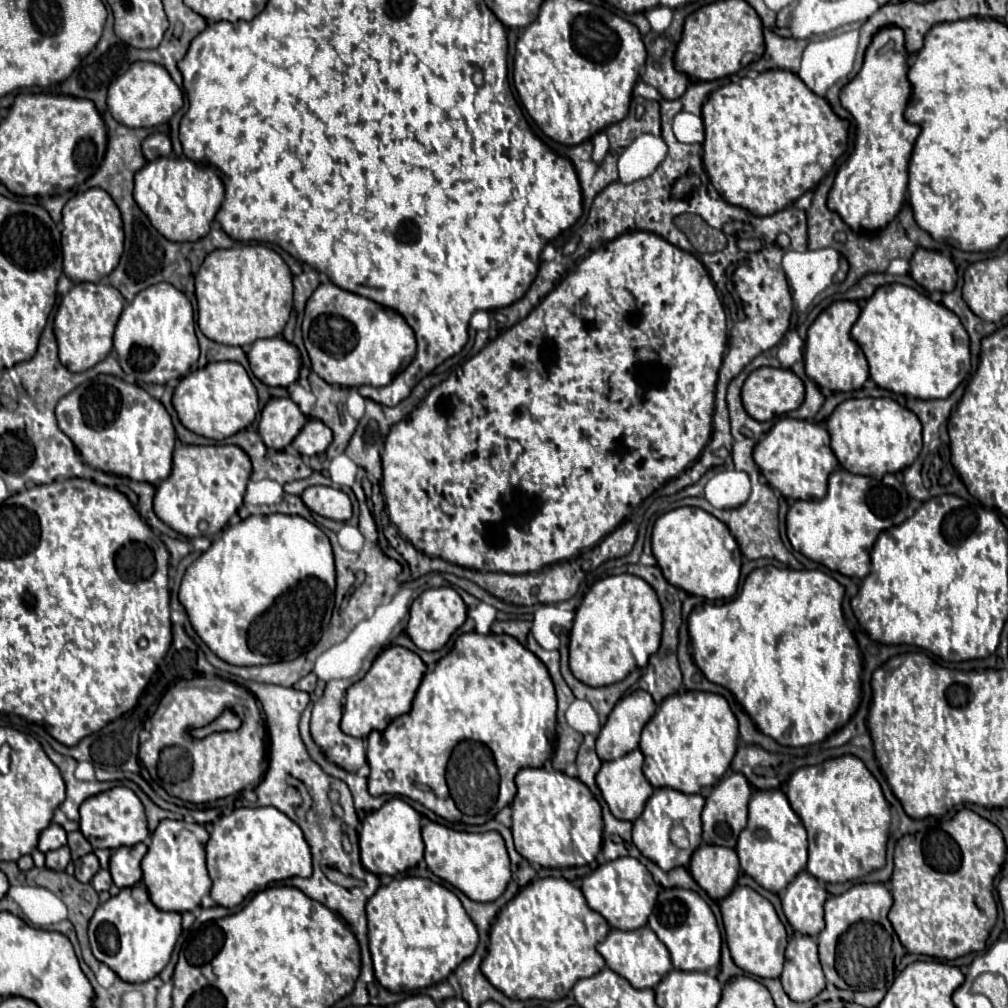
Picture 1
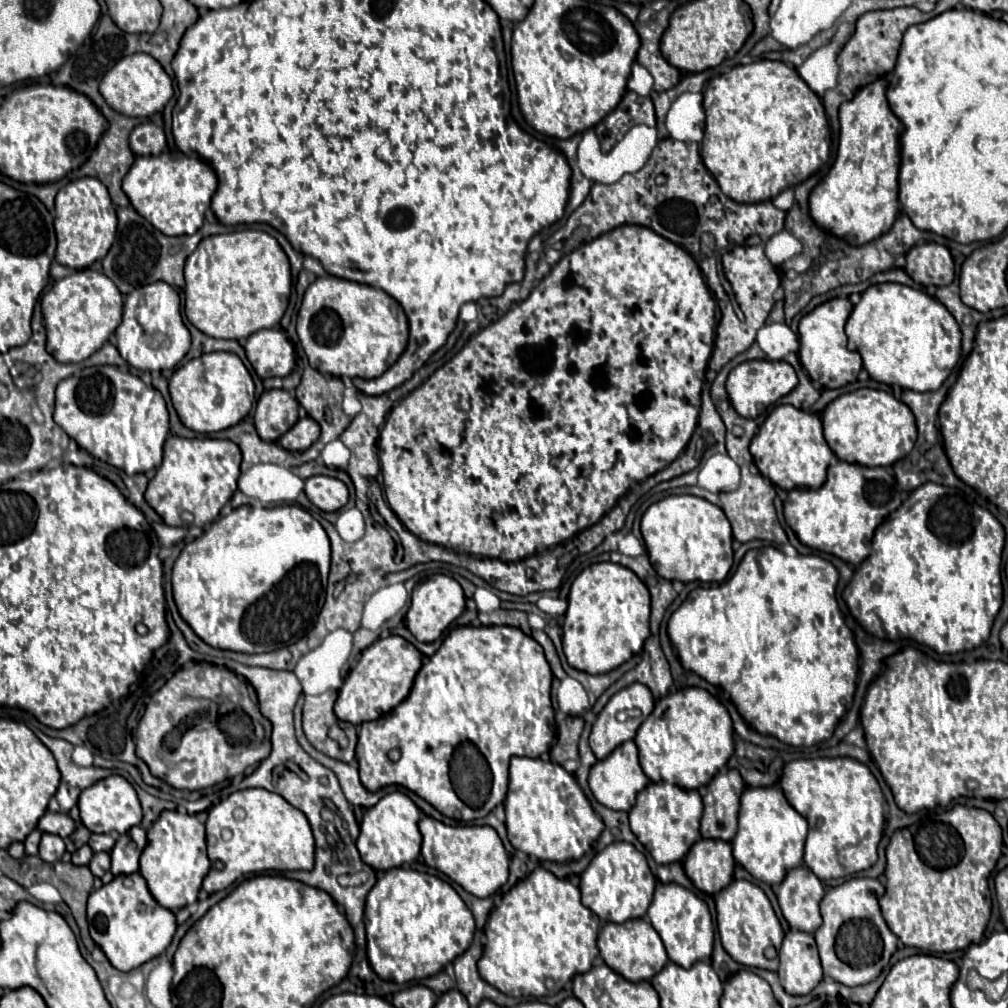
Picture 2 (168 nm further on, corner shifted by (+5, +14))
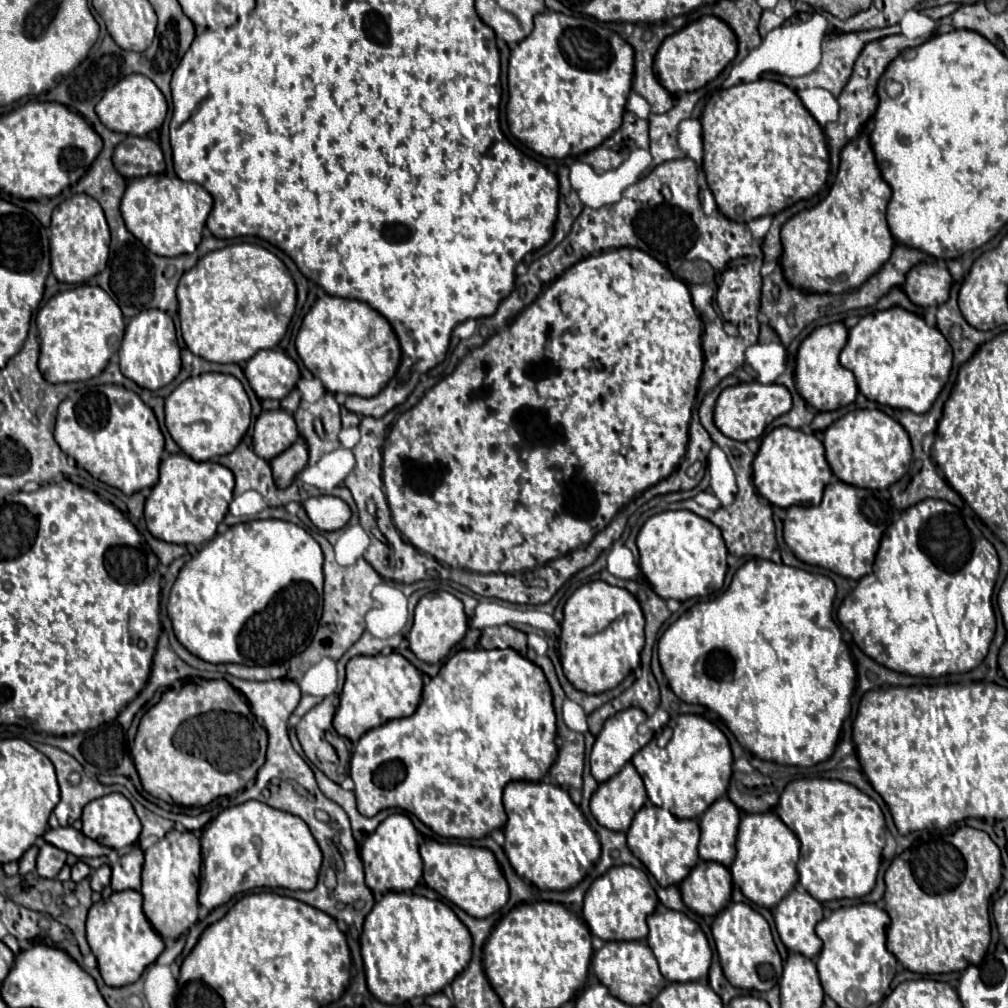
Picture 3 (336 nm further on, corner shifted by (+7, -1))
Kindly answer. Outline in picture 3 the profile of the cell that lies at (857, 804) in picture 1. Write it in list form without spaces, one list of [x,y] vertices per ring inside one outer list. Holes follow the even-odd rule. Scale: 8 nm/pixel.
[[[800,779],[786,785],[780,795],[776,815],[800,839],[800,861],[796,865],[800,885],[820,903],[834,899],[858,899],[876,885],[876,875],[884,849],[884,815],[874,799],[850,783],[834,779]]]

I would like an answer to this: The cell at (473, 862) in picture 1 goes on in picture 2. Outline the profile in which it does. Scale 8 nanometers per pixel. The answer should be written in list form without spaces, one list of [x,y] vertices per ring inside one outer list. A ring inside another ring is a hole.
[[[422,816],[420,820],[422,832],[422,856],[424,862],[440,872],[444,872],[450,880],[460,884],[466,892],[488,898],[508,880],[508,864],[510,858],[504,850],[500,836],[490,826],[448,826],[430,816]]]

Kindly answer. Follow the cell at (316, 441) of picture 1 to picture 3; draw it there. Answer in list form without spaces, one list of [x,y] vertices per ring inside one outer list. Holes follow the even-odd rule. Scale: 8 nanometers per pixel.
[[[296,441],[284,453],[274,457],[270,461],[270,467],[272,467],[276,487],[286,489],[296,479],[296,475],[306,467],[306,461],[308,461],[308,449],[304,441]]]

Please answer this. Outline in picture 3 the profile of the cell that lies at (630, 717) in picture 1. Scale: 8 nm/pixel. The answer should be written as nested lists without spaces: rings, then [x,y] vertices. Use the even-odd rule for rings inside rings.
[[[630,707],[630,709],[624,709],[620,713],[616,713],[614,717],[610,717],[606,723],[604,723],[604,729],[600,731],[600,735],[596,735],[596,743],[592,747],[592,755],[590,755],[590,765],[592,765],[592,775],[598,783],[604,783],[608,781],[610,777],[614,777],[652,737],[654,733],[638,733],[638,727],[642,723],[646,723],[646,715],[642,709],[636,709],[636,707]]]

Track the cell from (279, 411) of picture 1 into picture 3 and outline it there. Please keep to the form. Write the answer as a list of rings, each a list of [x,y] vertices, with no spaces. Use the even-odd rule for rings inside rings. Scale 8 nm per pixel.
[[[284,409],[264,411],[254,425],[254,451],[262,459],[270,461],[282,451],[286,451],[292,443],[298,441],[298,429],[294,417]]]

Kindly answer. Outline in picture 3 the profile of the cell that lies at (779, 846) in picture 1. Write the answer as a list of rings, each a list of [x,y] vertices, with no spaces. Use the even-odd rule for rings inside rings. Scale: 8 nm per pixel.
[[[772,811],[744,815],[737,835],[736,859],[730,867],[734,886],[739,887],[756,905],[768,909],[776,907],[778,901],[798,883],[798,849],[800,841],[796,839],[796,835],[788,827],[784,827],[782,819]]]

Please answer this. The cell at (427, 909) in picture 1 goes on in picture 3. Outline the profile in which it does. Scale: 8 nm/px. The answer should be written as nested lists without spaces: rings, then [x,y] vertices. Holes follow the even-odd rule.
[[[386,893],[366,915],[360,945],[368,989],[380,1003],[386,1005],[402,1005],[416,997],[442,991],[468,967],[472,955],[472,937],[454,911],[442,901],[430,901],[412,893]]]

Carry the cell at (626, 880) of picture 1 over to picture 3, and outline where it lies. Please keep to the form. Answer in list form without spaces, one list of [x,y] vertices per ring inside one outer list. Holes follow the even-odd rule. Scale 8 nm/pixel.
[[[632,865],[612,867],[606,875],[598,877],[584,897],[582,915],[592,931],[592,935],[602,941],[644,941],[648,937],[646,917],[654,913],[658,897],[648,881],[648,875],[642,869]]]

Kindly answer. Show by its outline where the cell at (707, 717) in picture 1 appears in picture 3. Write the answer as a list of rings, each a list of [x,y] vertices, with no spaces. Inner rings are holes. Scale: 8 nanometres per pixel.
[[[680,715],[676,719],[670,719],[668,725],[674,731],[670,743],[662,749],[656,745],[656,741],[650,741],[646,747],[642,747],[634,755],[632,765],[640,773],[644,785],[646,785],[646,793],[654,805],[668,809],[678,819],[698,819],[716,799],[726,795],[726,789],[728,789],[728,783],[732,777],[732,751],[730,751],[726,735],[714,723],[706,721],[704,717]]]

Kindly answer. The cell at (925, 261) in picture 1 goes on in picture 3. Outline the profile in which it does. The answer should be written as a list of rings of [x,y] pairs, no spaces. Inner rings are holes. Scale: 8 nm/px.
[[[920,263],[920,267],[912,267],[908,279],[904,283],[904,293],[918,307],[942,305],[950,297],[952,277],[946,267]]]

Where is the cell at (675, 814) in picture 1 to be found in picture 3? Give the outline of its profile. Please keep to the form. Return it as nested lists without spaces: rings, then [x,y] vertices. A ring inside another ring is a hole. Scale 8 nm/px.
[[[646,803],[634,817],[632,827],[628,829],[628,849],[636,855],[644,867],[652,873],[660,887],[680,885],[682,879],[692,871],[692,867],[700,861],[698,857],[698,837],[700,827],[694,819],[676,819],[668,809],[654,807]]]

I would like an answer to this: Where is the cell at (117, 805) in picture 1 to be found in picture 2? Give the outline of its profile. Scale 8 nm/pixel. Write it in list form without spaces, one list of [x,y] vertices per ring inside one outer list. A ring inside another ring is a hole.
[[[116,774],[86,788],[80,794],[78,808],[80,808],[82,824],[90,832],[96,832],[96,834],[114,834],[114,832],[122,834],[122,832],[128,832],[132,826],[140,824],[140,820],[142,820],[142,808],[140,808],[136,790],[132,788],[132,784],[126,778],[116,776]]]

